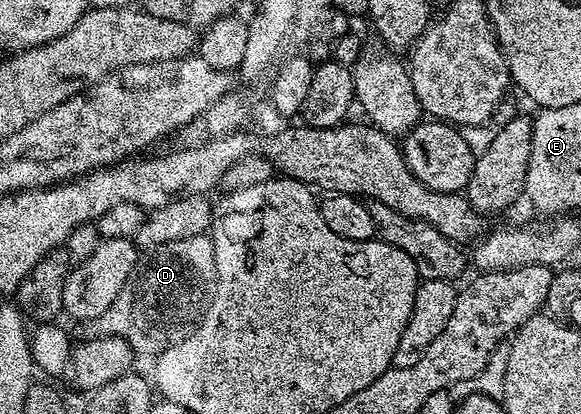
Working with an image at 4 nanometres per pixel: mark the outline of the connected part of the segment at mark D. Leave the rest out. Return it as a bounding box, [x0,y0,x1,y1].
[90,234,216,357]

